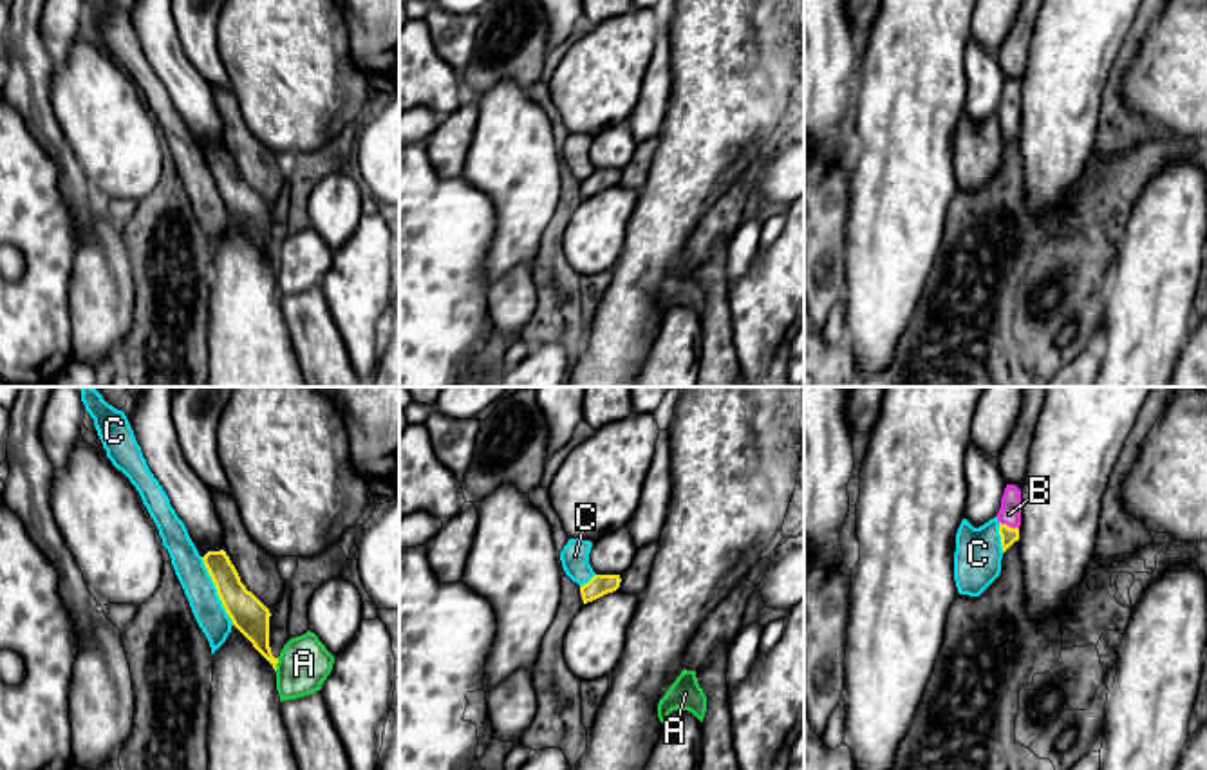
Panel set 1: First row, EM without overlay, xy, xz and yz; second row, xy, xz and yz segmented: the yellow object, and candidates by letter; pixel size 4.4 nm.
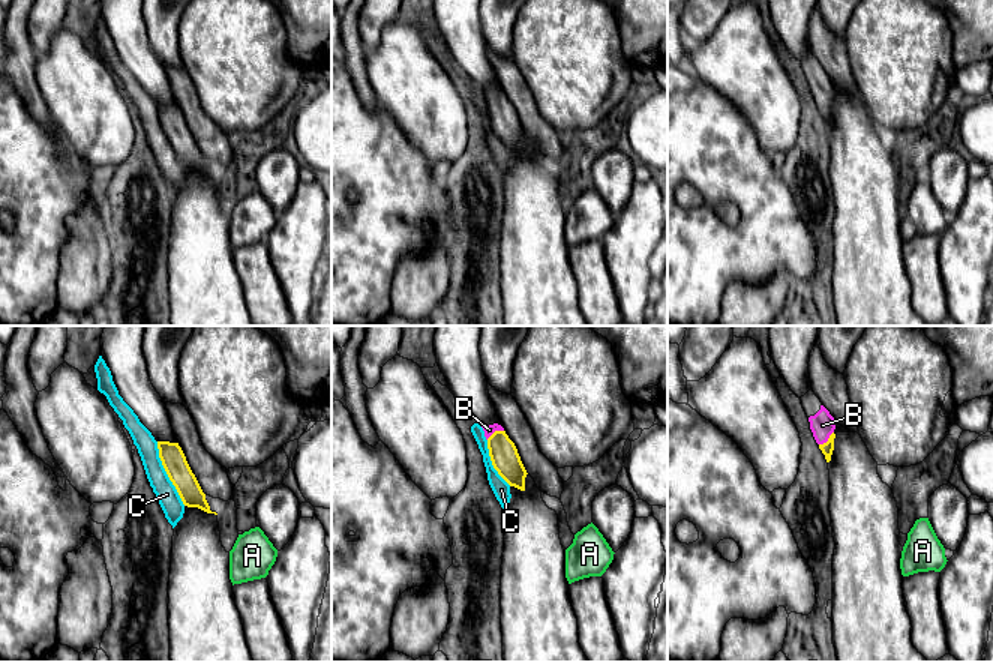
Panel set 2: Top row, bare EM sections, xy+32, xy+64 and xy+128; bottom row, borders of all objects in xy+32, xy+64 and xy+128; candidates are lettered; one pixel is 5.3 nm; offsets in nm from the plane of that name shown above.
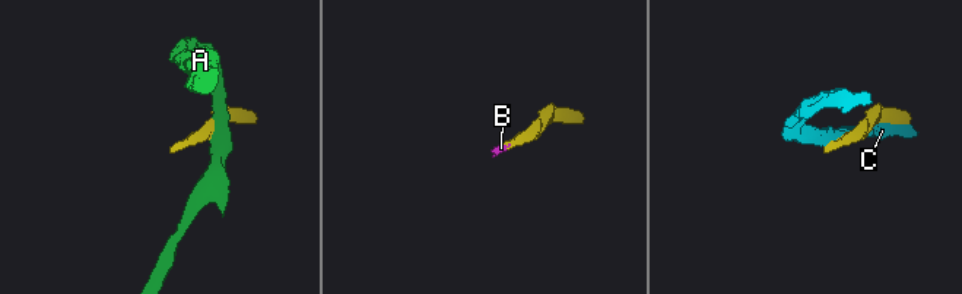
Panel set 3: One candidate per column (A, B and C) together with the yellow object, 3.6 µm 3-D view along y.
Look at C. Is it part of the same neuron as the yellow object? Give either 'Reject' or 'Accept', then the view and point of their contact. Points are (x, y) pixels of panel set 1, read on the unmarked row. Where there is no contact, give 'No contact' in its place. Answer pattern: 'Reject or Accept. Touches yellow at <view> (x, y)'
Reject. Touches yellow at xy (217, 187)

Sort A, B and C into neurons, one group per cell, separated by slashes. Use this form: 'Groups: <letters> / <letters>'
Groups: A / B / C

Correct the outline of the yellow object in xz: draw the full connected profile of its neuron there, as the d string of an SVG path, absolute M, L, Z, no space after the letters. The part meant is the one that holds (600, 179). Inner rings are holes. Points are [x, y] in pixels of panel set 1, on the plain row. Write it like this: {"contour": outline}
{"contour": "M594 170L587 179L580 181L584 199L616 186L620 177L620 170Z"}

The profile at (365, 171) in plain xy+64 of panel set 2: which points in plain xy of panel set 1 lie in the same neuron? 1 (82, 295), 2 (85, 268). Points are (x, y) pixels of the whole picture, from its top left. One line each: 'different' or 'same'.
1: different
2: different

